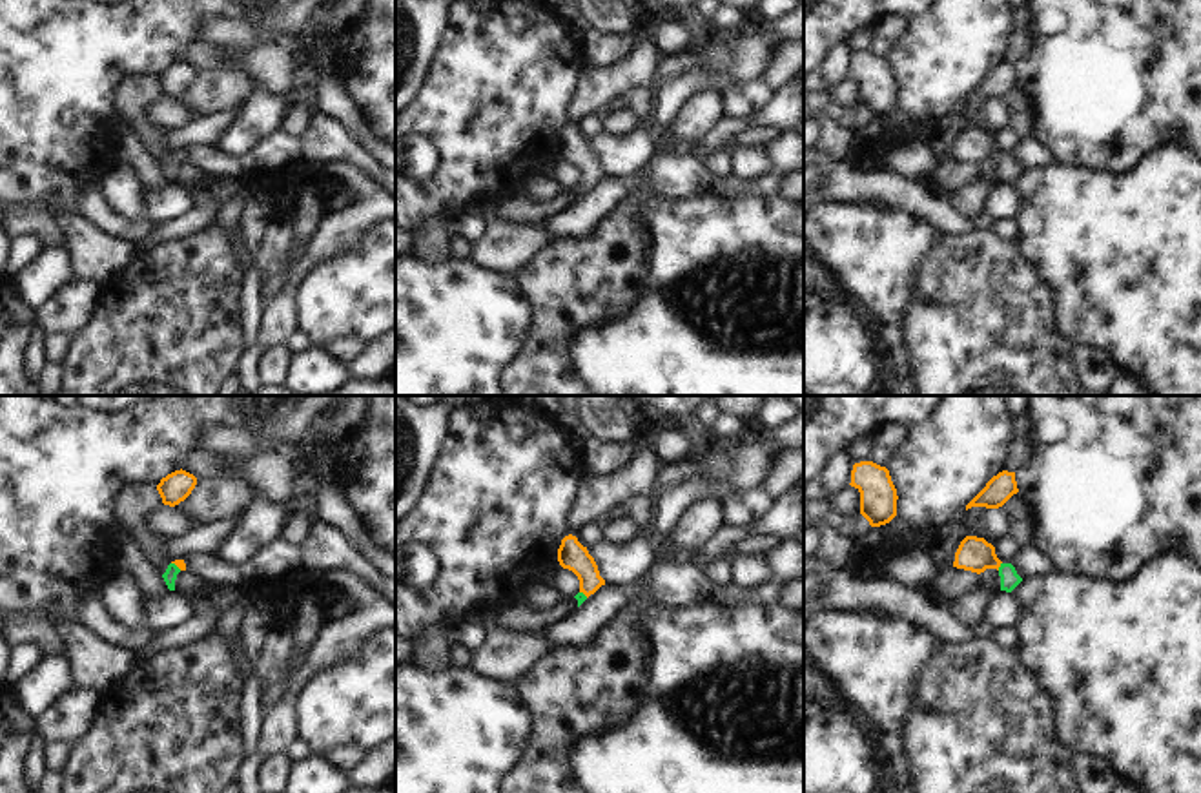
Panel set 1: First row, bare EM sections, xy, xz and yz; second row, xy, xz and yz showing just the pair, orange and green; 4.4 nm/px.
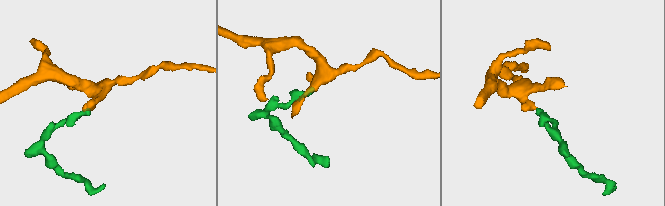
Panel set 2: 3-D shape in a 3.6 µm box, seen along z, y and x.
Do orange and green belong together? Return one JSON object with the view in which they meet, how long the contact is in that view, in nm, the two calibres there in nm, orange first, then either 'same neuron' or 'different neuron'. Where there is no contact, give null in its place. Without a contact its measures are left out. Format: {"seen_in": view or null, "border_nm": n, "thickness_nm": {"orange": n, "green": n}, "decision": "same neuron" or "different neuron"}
{"seen_in": "yz", "border_nm": 40, "thickness_nm": {"orange": 150, "green": 80}, "decision": "same neuron"}

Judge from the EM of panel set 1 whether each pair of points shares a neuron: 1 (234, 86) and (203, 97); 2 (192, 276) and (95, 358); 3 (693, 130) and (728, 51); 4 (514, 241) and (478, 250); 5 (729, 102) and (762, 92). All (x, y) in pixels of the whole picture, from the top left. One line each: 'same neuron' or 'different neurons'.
1: same neuron
2: same neuron
3: different neurons
4: same neuron
5: same neuron

